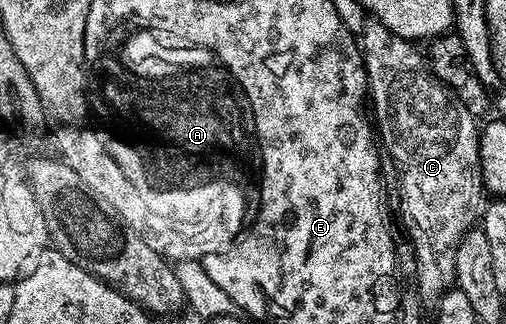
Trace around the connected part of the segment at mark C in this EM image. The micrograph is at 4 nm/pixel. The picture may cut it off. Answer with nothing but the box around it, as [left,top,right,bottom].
[359,18,483,302]

